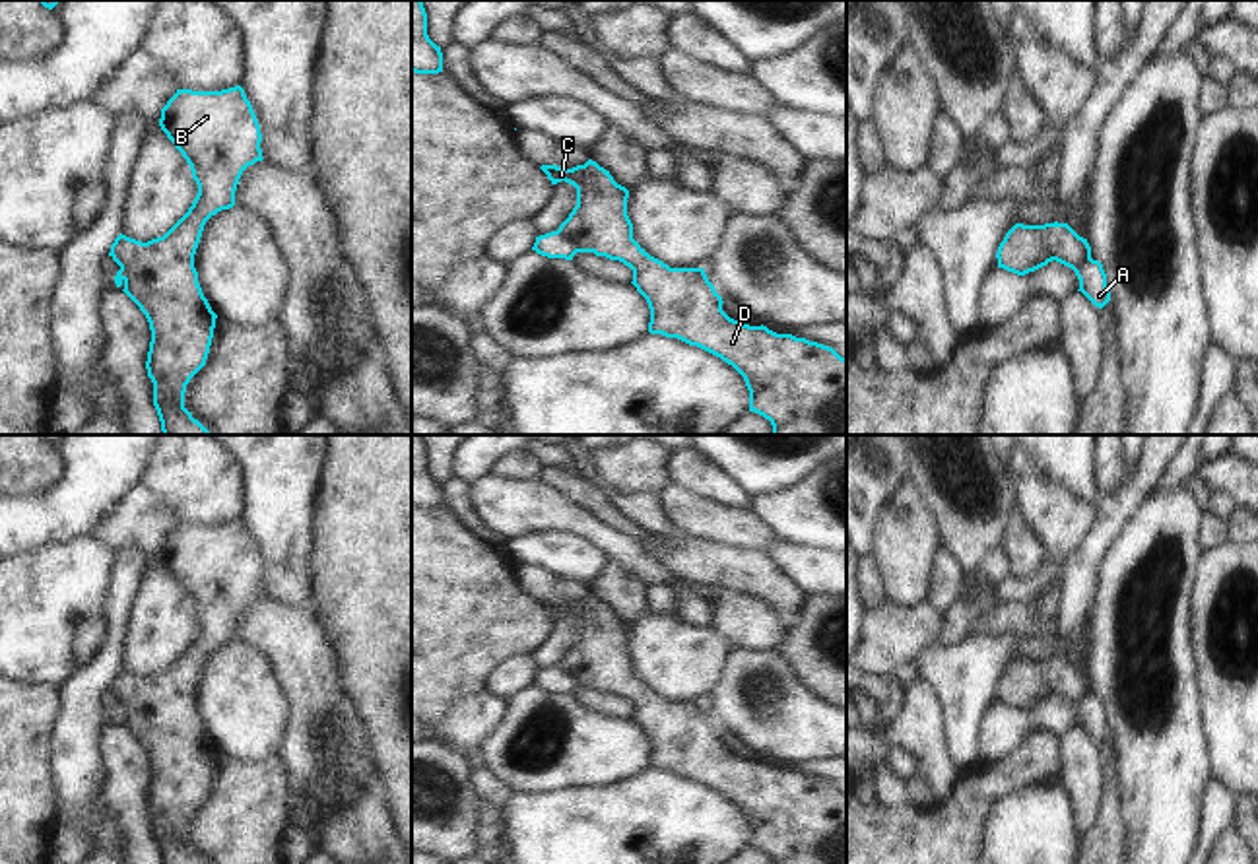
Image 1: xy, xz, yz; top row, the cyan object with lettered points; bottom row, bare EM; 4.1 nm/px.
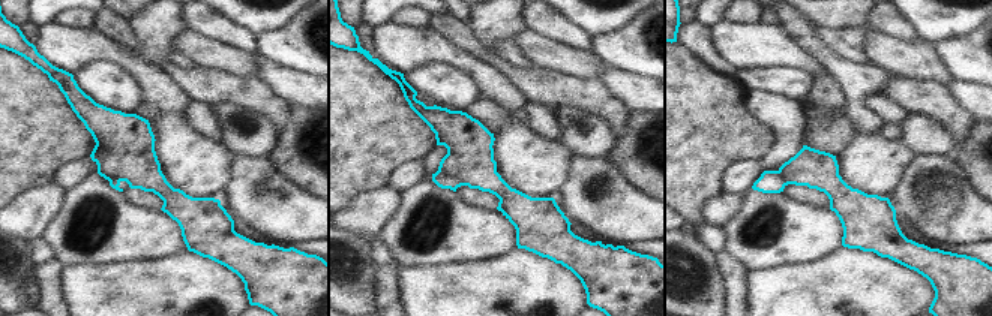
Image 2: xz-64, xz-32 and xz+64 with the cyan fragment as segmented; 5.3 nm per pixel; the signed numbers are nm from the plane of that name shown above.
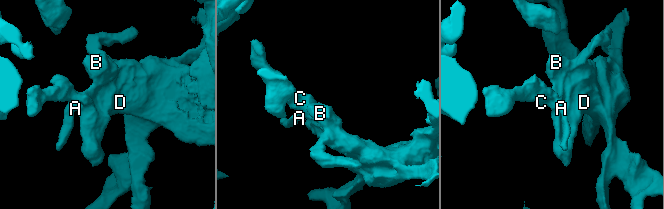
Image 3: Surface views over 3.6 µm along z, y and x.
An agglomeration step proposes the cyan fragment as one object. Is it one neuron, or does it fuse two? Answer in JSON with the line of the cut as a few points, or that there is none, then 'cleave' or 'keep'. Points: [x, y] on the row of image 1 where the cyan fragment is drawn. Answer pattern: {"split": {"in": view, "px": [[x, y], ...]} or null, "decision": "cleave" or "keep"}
{"split": {"in": "xz", "px": [[556, 232], [579, 251]]}, "decision": "cleave"}

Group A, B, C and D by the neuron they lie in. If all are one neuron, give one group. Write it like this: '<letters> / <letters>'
A / B C D

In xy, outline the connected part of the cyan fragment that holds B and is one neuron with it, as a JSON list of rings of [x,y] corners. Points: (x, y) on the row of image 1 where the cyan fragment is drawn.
[[[241,85],[177,89],[159,126],[190,165],[198,194],[163,237],[142,243],[120,233],[109,256],[124,274],[122,291],[149,322],[146,369],[163,435],[212,435],[184,408],[186,384],[206,365],[217,318],[198,283],[194,254],[206,221],[235,206],[243,171],[264,159],[262,134]]]

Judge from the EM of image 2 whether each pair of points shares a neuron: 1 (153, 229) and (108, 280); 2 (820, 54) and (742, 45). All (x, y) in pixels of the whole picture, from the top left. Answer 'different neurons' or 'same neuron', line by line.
1: different neurons
2: different neurons

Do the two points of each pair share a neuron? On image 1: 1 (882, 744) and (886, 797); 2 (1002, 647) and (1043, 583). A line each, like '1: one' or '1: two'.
1: two
2: two

